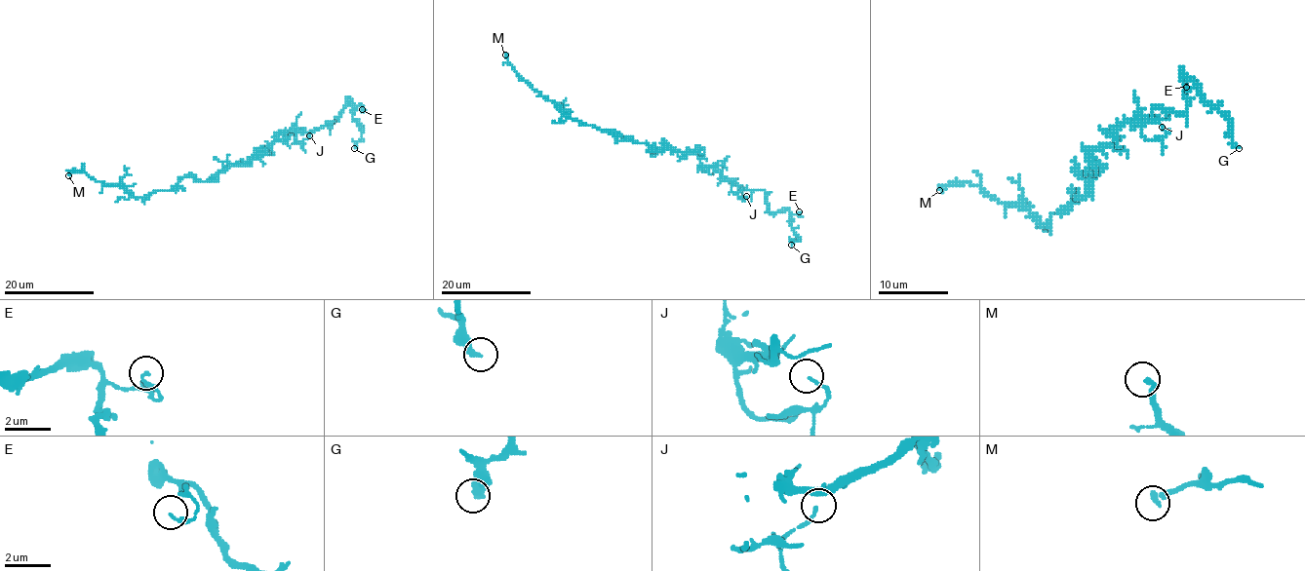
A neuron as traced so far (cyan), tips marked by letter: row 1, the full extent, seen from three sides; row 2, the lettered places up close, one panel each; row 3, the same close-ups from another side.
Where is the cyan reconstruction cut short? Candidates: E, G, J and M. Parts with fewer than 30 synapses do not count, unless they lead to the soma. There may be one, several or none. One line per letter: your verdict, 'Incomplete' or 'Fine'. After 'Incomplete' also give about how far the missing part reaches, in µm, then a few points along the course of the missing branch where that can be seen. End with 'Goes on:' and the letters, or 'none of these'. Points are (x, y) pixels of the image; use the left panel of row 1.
E: Fine
G: Fine
J: Fine
M: Incomplete. Missing length about 25 µm. Course of what is missing: (68, 175), (105, 209), (126, 209), (133, 214)
Goes on: M

